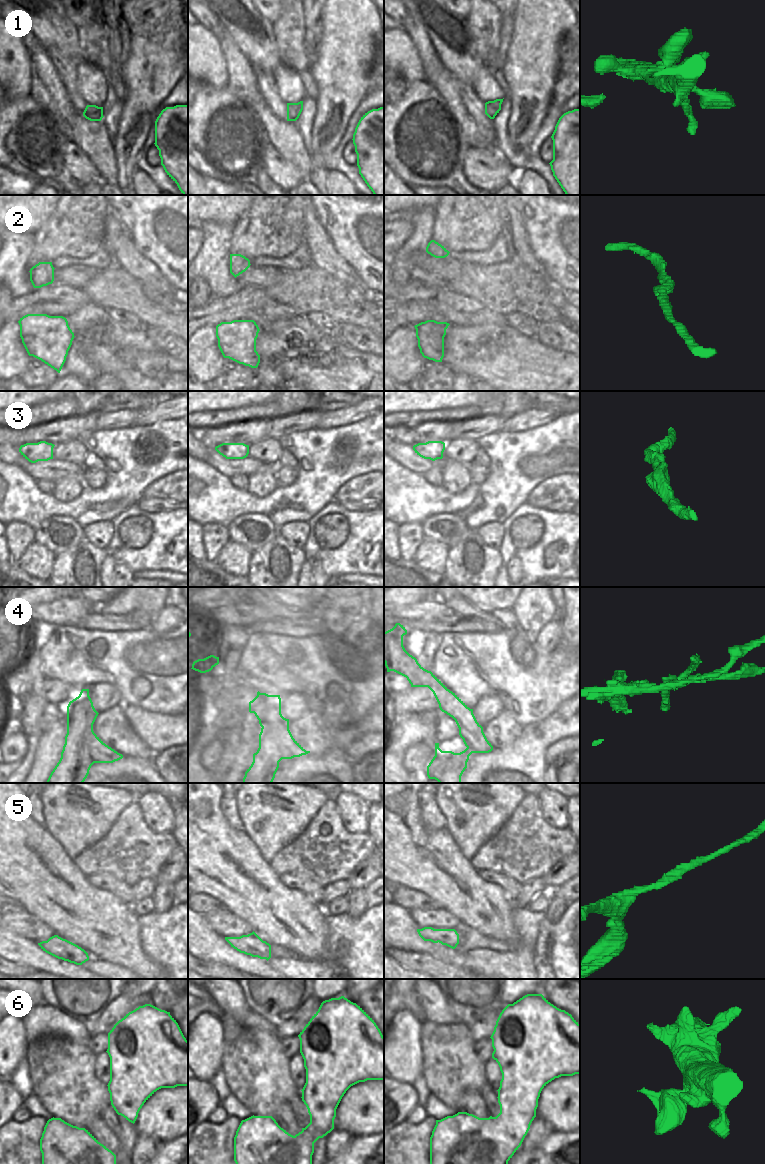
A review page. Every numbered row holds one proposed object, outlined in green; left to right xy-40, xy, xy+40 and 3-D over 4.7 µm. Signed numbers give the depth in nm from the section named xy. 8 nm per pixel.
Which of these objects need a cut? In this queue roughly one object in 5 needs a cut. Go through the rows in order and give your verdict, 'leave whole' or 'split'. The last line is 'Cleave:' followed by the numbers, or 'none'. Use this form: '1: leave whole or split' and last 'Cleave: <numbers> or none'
1: leave whole
2: leave whole
3: leave whole
4: split
5: leave whole
6: leave whole
Cleave: 4

